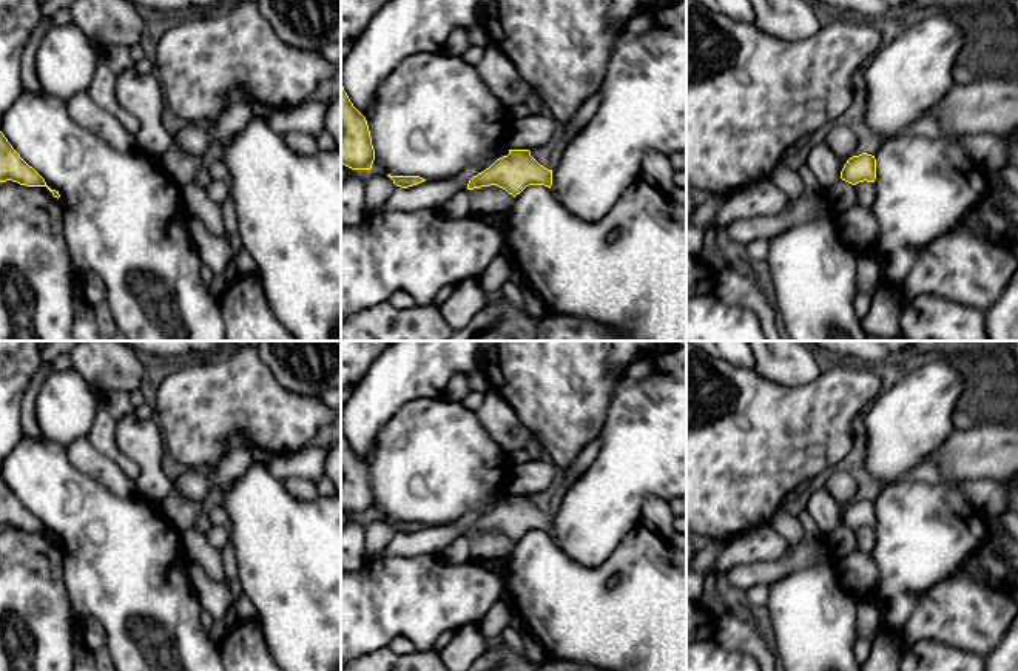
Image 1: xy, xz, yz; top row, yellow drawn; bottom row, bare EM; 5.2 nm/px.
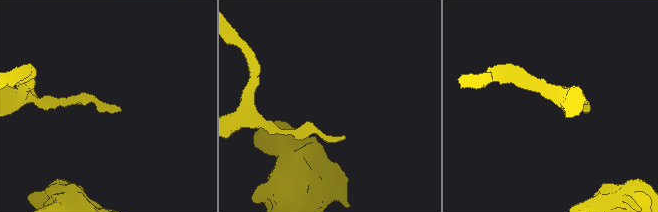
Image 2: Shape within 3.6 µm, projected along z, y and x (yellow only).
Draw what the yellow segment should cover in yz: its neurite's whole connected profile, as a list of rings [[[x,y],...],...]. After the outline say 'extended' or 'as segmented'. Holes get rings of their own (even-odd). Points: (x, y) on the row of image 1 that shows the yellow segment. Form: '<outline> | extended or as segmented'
[[[862,153],[847,160],[841,171],[841,179],[856,185],[859,182],[875,182],[876,179],[876,159],[871,154]]] | as segmented

